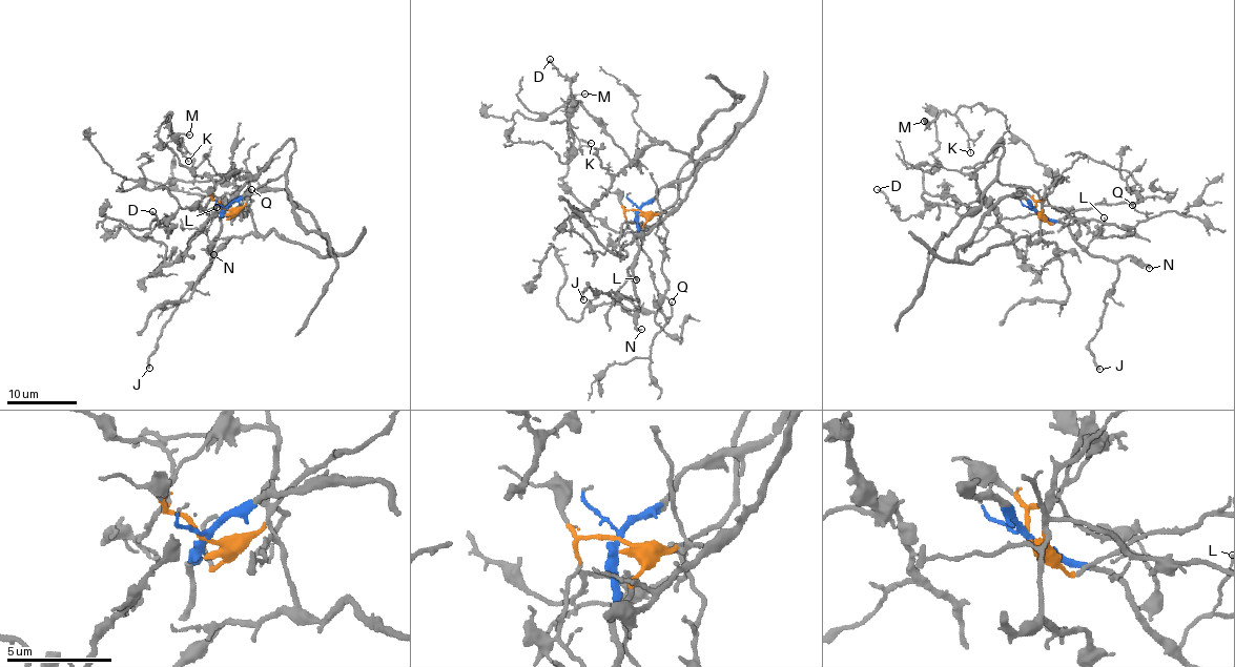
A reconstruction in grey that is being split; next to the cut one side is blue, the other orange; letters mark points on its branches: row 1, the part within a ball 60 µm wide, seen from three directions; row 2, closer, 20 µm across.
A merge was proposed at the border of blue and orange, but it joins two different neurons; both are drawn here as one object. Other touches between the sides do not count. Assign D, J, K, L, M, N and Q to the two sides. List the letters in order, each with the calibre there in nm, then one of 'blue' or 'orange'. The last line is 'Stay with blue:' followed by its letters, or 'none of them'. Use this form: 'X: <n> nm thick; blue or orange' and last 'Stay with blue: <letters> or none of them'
D: 170 nm thick; orange
J: 240 nm thick; blue
K: 100 nm thick; orange
L: 120 nm thick; blue
M: 120 nm thick; orange
N: 140 nm thick; blue
Q: 150 nm thick; orange
Stay with blue: J, L, N

